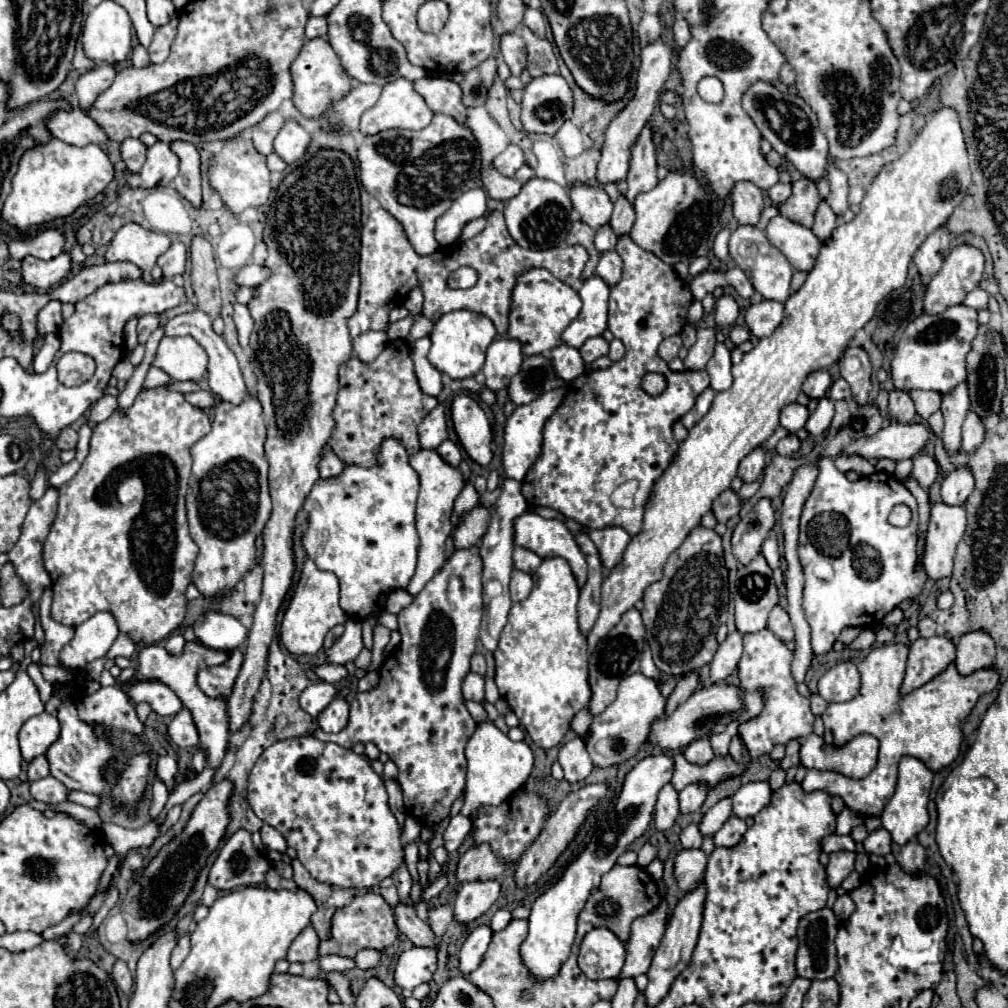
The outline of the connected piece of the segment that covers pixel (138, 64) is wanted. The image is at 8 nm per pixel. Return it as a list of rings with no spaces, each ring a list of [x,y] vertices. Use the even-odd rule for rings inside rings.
[[[135,46],[135,48],[133,48],[131,62],[133,62],[135,68],[145,68],[145,66],[151,64],[151,62],[149,62],[149,54],[147,54],[147,50],[145,50],[143,46]]]

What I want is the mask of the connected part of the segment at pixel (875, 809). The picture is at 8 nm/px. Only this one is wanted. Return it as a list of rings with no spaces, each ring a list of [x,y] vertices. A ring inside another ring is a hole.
[[[885,644],[873,648],[857,664],[861,674],[859,696],[843,704],[829,704],[825,714],[821,716],[825,728],[833,734],[835,746],[847,744],[859,734],[875,736],[879,740],[877,766],[861,782],[849,782],[849,778],[841,776],[837,770],[807,770],[807,776],[801,782],[801,788],[805,792],[823,790],[829,796],[841,796],[845,806],[855,814],[859,814],[861,818],[881,816],[885,804],[895,792],[897,766],[903,756],[921,758],[933,772],[943,770],[959,756],[963,740],[961,724],[971,714],[975,702],[983,694],[995,690],[995,686],[999,684],[997,670],[985,668],[973,672],[971,676],[961,676],[951,664],[943,674],[939,674],[925,686],[901,694],[901,680],[905,674],[907,654],[909,650],[903,644]]]

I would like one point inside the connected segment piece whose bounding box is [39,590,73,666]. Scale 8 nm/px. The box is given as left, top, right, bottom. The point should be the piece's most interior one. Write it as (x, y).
(56, 635)

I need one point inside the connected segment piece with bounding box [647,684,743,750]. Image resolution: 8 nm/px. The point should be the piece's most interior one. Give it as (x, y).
(719, 703)

